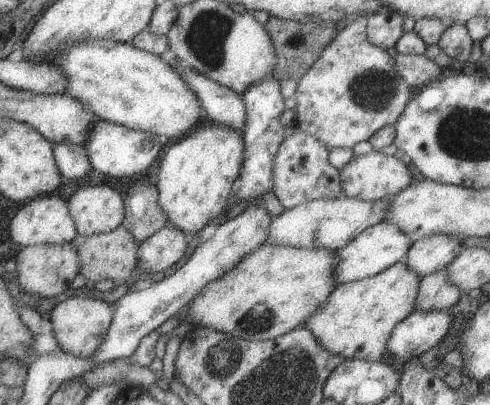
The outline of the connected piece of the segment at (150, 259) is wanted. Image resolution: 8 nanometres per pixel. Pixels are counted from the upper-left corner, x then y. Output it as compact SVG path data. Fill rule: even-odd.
M170 224L139 243L138 269L150 274L164 272L186 254L186 234Z

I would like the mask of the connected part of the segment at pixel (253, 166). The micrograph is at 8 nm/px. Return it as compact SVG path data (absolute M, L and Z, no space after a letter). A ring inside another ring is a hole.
M266 78L248 86L242 94L246 106L246 130L244 130L244 158L240 168L240 188L236 192L238 202L256 202L256 198L266 191L272 190L274 182L274 158L278 154L280 144L285 139L285 128L280 124L280 116L285 112L285 99L280 93L280 81Z

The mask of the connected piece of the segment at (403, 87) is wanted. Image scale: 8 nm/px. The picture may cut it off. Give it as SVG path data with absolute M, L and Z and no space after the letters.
M365 16L353 18L341 25L336 38L320 54L312 68L300 78L293 98L297 101L298 124L296 129L317 138L328 150L353 148L362 140L369 138L383 126L395 126L404 107L412 100L415 91L400 78L394 66L394 58L386 50L373 45L367 37Z

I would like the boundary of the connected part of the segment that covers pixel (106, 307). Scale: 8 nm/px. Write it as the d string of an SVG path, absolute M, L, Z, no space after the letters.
M69 297L51 312L53 333L60 349L68 354L90 358L98 352L98 346L106 340L115 313L115 305L96 298Z

